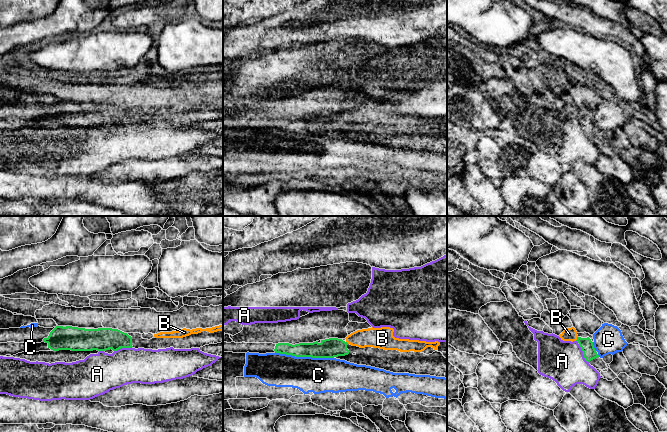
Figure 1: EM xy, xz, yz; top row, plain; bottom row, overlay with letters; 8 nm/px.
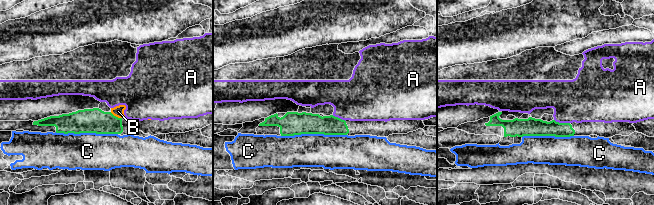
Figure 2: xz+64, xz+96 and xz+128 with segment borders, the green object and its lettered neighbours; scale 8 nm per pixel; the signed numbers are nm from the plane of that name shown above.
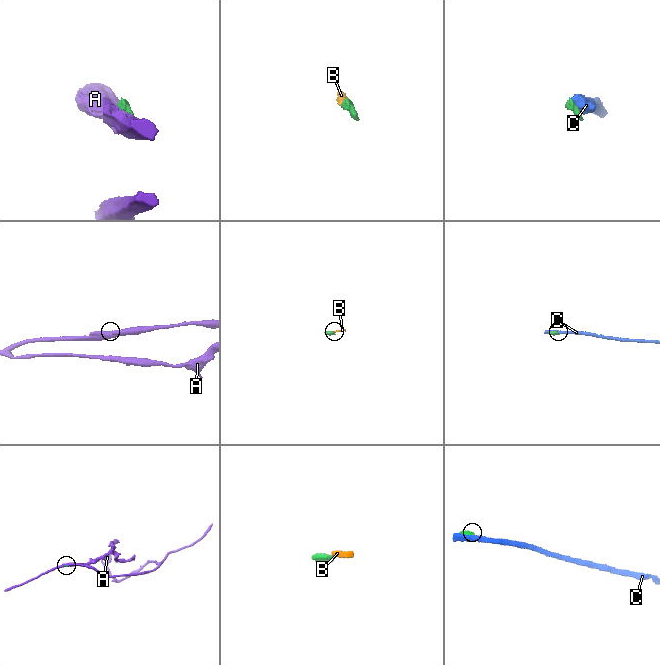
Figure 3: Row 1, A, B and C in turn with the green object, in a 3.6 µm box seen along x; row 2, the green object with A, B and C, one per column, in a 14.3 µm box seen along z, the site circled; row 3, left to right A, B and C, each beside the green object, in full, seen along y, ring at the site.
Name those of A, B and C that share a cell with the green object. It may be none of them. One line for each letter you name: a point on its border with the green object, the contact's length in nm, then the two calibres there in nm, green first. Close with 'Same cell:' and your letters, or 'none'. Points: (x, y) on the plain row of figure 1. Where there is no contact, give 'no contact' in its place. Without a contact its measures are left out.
B: meets green in yz at (577, 114); contact 40 nm long; 110 nm thick on the green side, 110 nm on the other
Same cell: B

